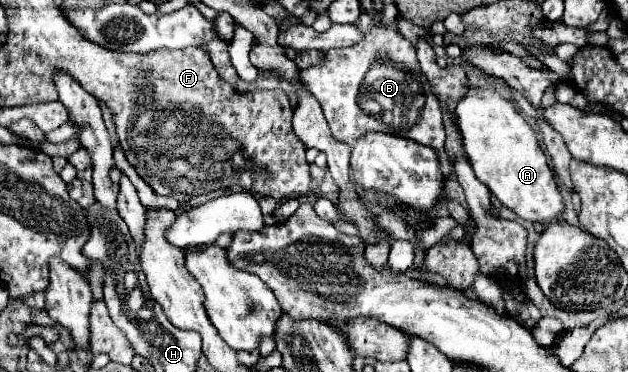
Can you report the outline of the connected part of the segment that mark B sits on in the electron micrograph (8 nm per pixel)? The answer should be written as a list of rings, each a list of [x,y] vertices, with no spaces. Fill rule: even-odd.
[[[377,26],[365,40],[351,48],[333,48],[325,52],[323,66],[301,70],[311,94],[319,100],[333,136],[353,148],[365,132],[385,132],[415,140],[439,150],[443,174],[449,178],[451,164],[445,154],[445,130],[439,100],[433,96],[427,78],[423,76],[415,48],[399,32],[389,26]]]

